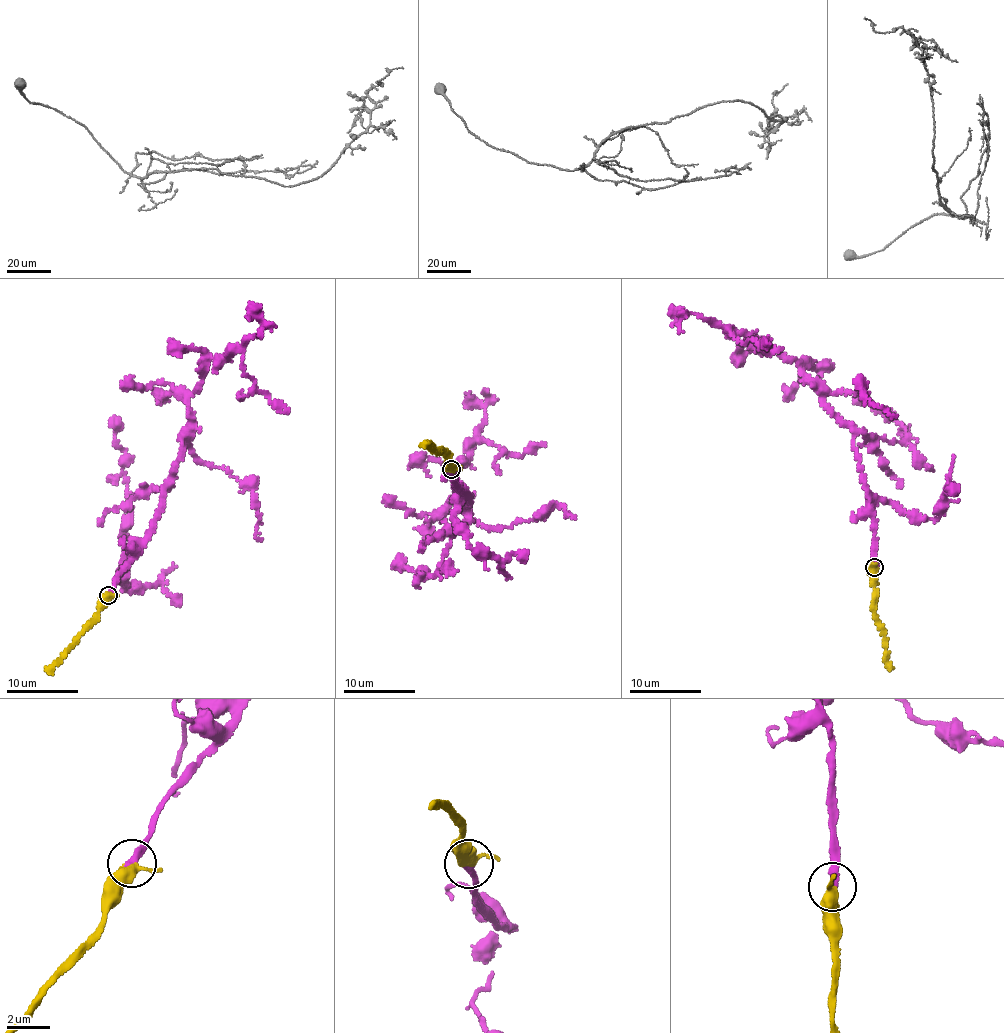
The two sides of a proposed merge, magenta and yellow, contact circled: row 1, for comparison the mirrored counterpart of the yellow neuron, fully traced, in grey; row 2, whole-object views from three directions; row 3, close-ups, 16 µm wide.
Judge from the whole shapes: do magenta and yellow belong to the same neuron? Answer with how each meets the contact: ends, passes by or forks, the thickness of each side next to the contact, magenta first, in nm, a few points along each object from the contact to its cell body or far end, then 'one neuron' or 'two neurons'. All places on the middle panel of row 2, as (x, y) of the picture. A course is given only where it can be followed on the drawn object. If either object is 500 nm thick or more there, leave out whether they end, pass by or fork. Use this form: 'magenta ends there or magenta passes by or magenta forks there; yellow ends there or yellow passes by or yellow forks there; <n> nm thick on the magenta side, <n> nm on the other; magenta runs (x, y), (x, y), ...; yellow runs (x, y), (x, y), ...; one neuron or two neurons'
magenta ends there; yellow passes by; 360 nm thick on the magenta side, 440 nm on the other; magenta runs (450, 470), (468, 512), (463, 500), (452, 500), (453, 469), (477, 440), (515, 454), (544, 443); yellow runs (451, 469), (451, 455), (445, 450), (434, 450), (429, 443), (425, 444); one neuron

